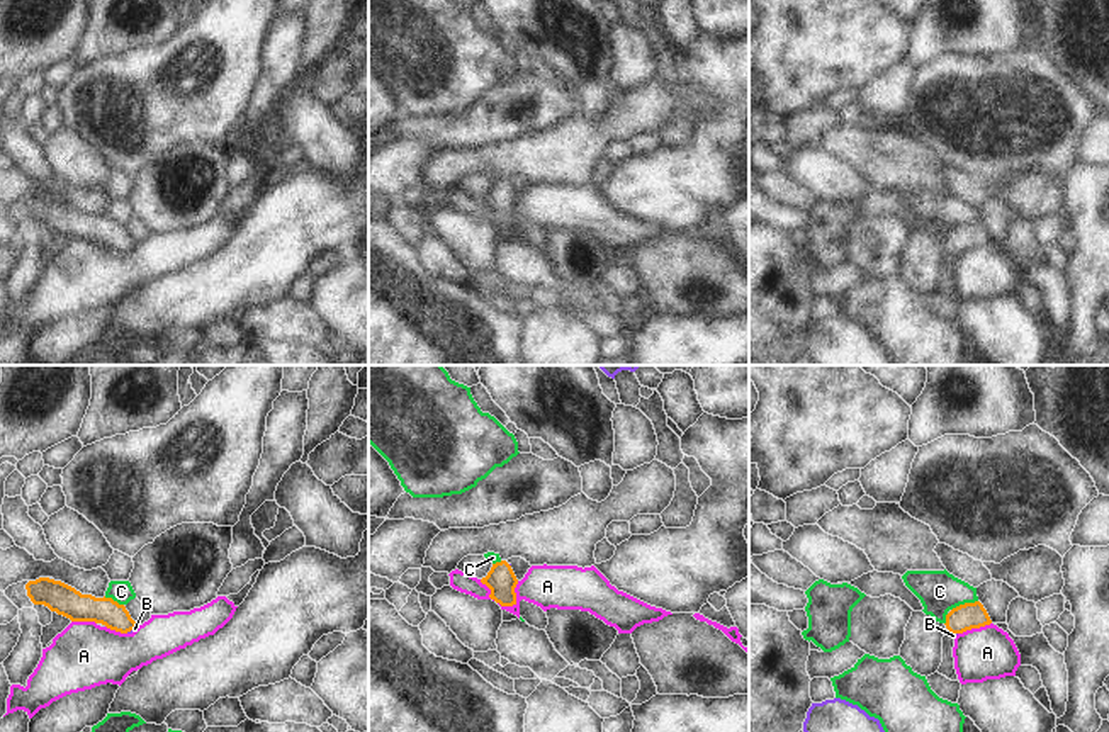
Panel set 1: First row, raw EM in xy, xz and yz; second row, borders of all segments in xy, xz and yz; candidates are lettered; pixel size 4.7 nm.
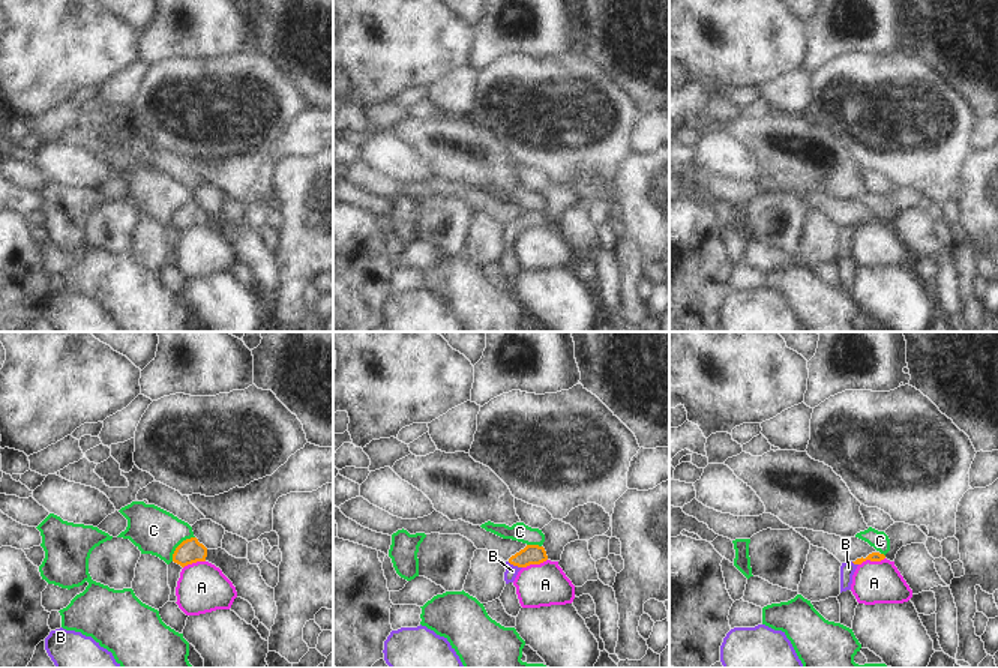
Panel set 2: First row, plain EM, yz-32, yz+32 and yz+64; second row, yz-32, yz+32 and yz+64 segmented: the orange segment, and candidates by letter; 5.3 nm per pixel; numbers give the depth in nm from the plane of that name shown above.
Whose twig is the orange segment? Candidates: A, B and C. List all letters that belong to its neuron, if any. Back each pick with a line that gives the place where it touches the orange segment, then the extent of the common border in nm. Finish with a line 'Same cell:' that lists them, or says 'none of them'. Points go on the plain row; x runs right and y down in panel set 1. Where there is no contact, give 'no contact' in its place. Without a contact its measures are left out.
B: yz (953, 252) | 50 nm
Same cell: B

